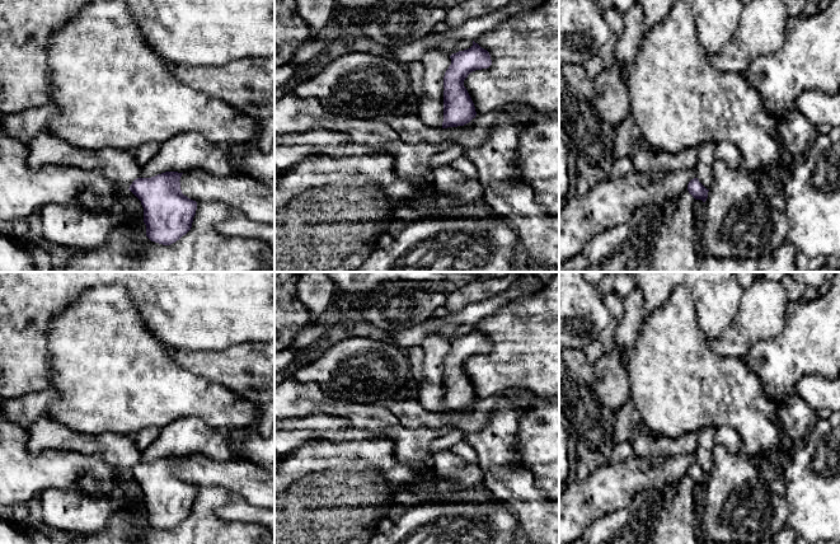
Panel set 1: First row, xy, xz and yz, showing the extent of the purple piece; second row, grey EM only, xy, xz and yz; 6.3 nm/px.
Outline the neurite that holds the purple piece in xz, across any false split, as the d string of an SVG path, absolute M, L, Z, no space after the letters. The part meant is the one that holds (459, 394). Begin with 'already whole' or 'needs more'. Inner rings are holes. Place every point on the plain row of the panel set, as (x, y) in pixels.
already whole; M474 325L470 333L452 338L450 343L451 350L444 361L442 413L464 411L475 403L475 391L464 365L470 357L492 350L489 337Z

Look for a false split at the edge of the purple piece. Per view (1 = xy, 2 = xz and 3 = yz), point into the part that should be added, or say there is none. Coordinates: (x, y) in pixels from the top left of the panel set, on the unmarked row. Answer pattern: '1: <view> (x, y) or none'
1: none
2: none
3: none

